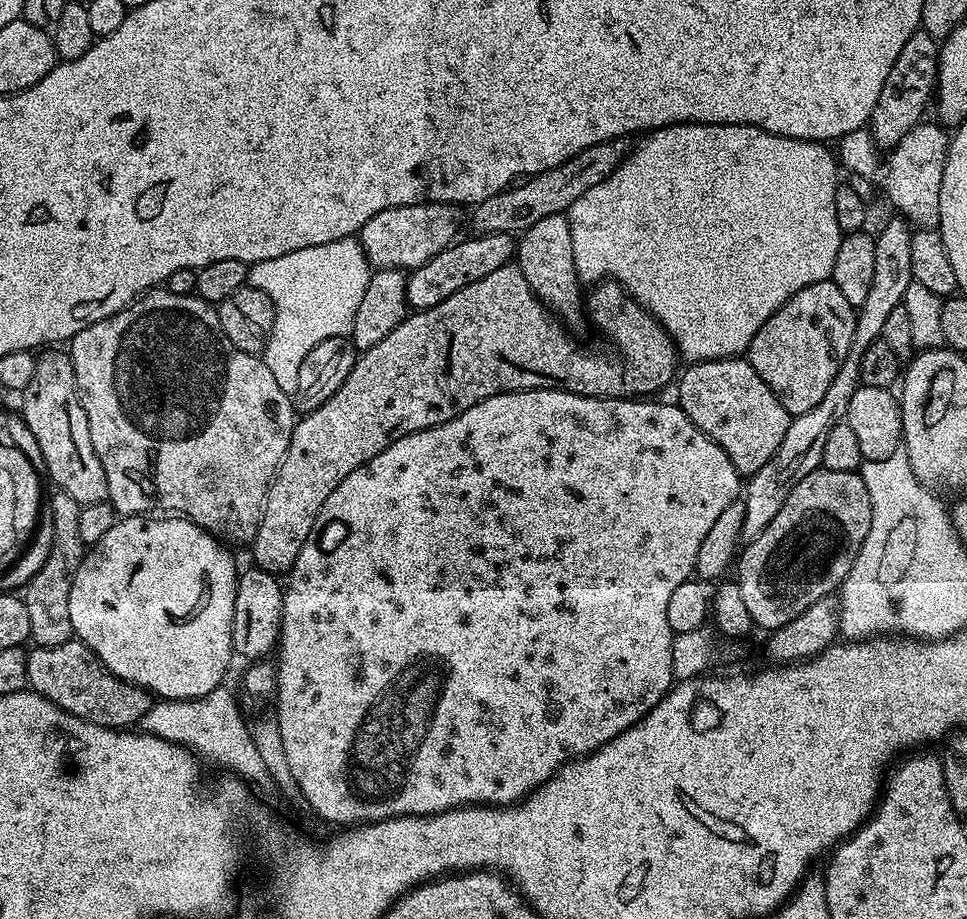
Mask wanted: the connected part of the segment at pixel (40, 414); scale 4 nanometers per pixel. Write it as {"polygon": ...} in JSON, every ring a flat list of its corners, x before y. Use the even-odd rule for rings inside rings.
{"polygon":[[60,350,39,353,34,378,22,393,22,415,34,438,38,438,42,458,46,458,44,472,56,483,55,487,82,506,103,504,108,500,106,470,98,454,94,454,94,442,90,442,90,422,86,422,86,410,82,410,72,358,67,351,56,351]]}

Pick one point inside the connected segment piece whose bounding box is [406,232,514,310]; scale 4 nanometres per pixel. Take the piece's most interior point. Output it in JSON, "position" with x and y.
{"position":[454,267]}

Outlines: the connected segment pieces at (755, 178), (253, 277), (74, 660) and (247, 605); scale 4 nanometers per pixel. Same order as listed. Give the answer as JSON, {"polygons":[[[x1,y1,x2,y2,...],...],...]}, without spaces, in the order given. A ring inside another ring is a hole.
{"polygons":[[[671,124,669,128,657,128,649,131,648,136,640,145,633,147,628,155,624,157,622,163,612,171,610,178,606,178,602,182,598,182,598,186,594,186,590,190,586,190,586,194,582,194,582,198,578,198,578,202,574,202,567,210,568,225,570,226,570,242,574,250,574,266,576,273,580,275,581,281,600,282,605,278,611,278,617,284,621,284,623,288,631,294,644,311,649,312,652,317,662,325,668,332,668,337,676,343,676,351,681,357,684,356,688,362,699,362,701,360,727,360,729,358,739,357,741,354,747,353,750,342,754,338,754,334,758,334,758,330,762,330,764,325,771,316,779,310,791,296,798,294,798,290,802,290,806,286,810,286,814,282,822,282,831,277,834,270,834,258,838,258,838,246,842,239,842,233,838,226,838,218,834,218,834,194,838,187,838,179,836,180,836,170,838,171,838,160,830,151,827,152,823,143,814,140,795,140,789,136,779,136,778,134,770,134,761,128,755,128,749,124]],[[347,236,322,246,306,246,282,258,266,258,248,269,248,284,268,296,267,303,276,313,262,359,270,366,270,374,287,396,295,397,298,390,298,370,302,358,326,338,348,336,362,294,373,274,364,248,356,236]],[[75,638,67,640,62,646,33,647,28,652,26,674,31,691,70,714,103,728,131,729,139,725,142,714,146,714,154,703,151,692,119,680,81,640]],[[255,566,241,571,236,577,236,597,234,598,234,618,232,619,232,650,244,662,260,662,280,643,282,626,282,602,284,590,273,573]]]}

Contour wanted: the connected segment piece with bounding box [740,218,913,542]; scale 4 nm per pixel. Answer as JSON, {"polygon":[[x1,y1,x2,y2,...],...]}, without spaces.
{"polygon":[[904,218,888,220,880,233,875,233,874,239,874,279,870,282,870,291,866,302,856,313,856,325,854,326,854,338,848,351,848,357,841,362,838,374,834,376,834,382,830,382,830,390,826,390,822,402,814,406,814,410,806,410,806,414,798,414,788,421,786,438,782,438,782,446,774,450,770,462,762,466,753,476,747,477,746,487,742,492,744,506,744,521,742,522,741,541,747,542,758,538,770,521,782,510,782,502,790,498,790,490,806,478,806,474,816,471,822,465,822,450,826,443,826,437,834,426,845,423,850,410,850,398,860,387,860,359,862,354,875,340,882,337,882,326,886,326,886,317,894,311,894,306,903,304,907,287,912,283,912,271,910,270,910,238,913,229,909,221]]}

